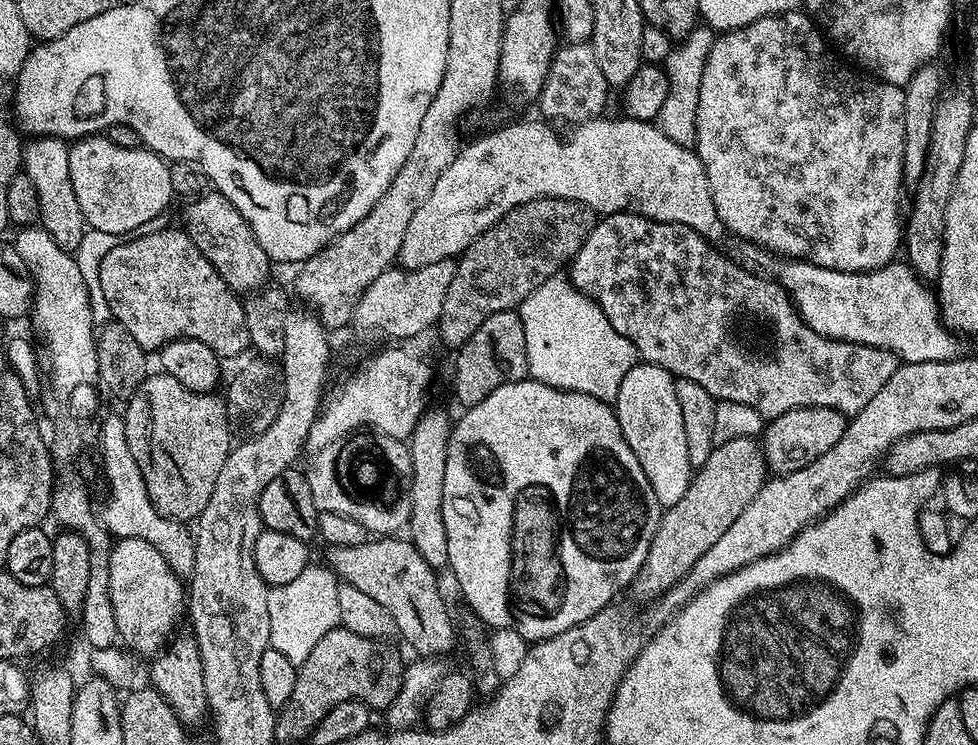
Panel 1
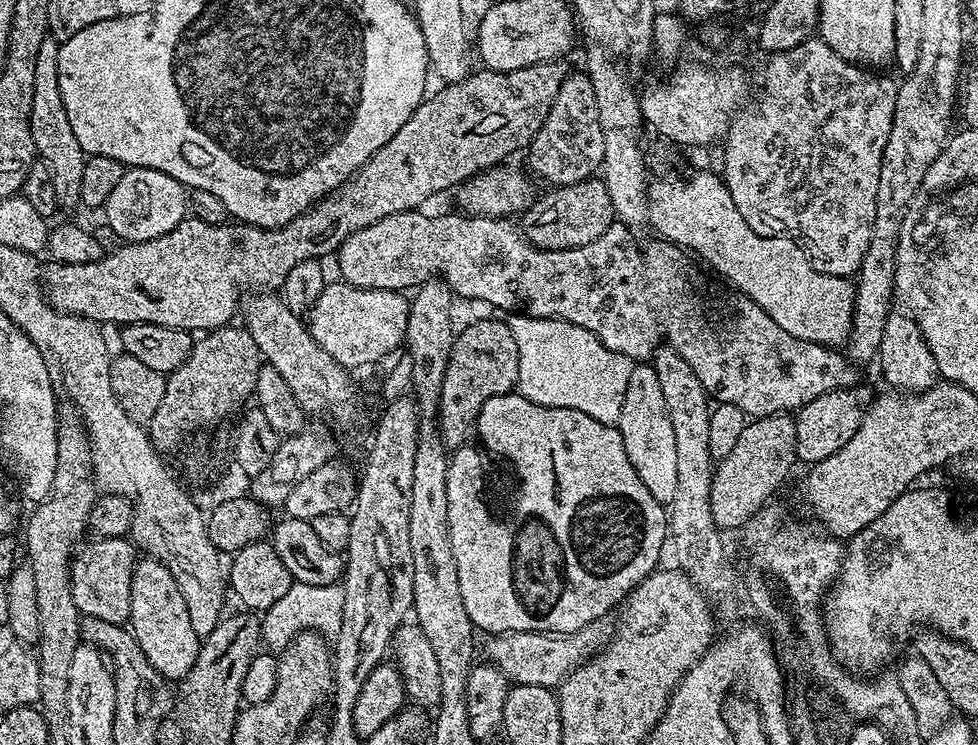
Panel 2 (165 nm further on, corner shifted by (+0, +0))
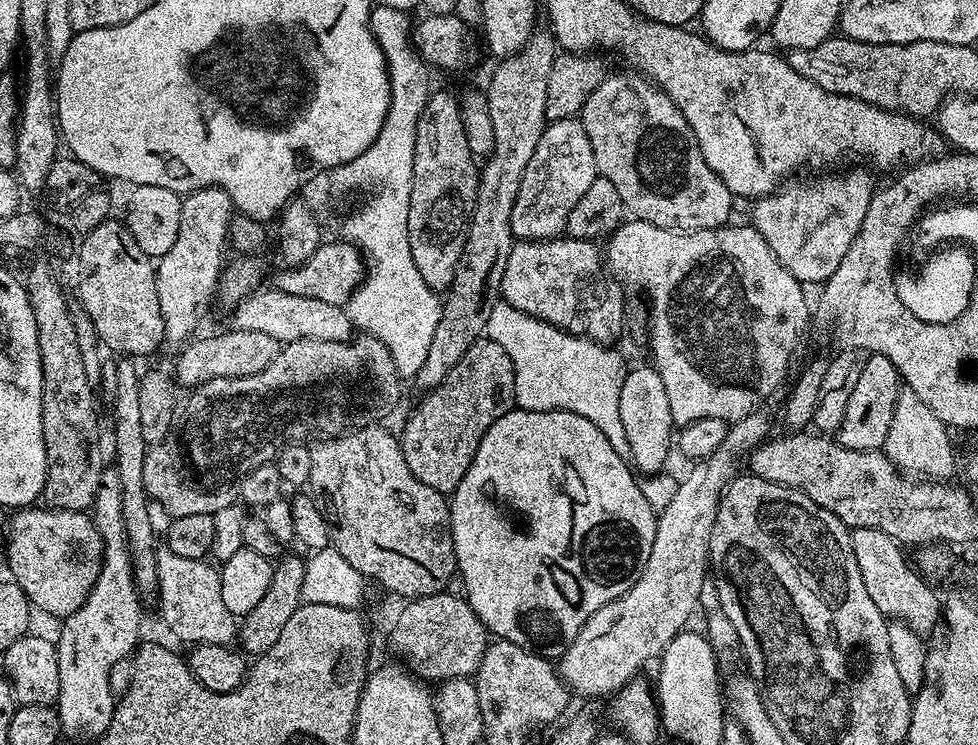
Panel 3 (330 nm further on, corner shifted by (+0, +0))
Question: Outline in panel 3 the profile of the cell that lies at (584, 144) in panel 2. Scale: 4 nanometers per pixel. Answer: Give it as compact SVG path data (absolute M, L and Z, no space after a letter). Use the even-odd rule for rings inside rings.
M578 118L551 121L538 142L538 150L534 150L534 158L530 158L530 166L526 166L526 174L522 174L522 186L518 186L518 198L514 198L514 210L510 210L513 237L516 240L550 240L559 237L568 225L570 210L574 210L578 198L590 190L590 182L594 182L597 175L594 150L590 150L590 138L586 138L582 122Z

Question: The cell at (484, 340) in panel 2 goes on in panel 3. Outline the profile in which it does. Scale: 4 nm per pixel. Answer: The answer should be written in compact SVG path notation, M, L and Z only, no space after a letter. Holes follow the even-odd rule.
M487 338L475 340L439 386L427 389L421 396L424 397L420 405L404 424L404 433L398 436L402 454L410 474L414 474L418 482L451 494L458 482L462 482L462 474L470 470L482 434L486 434L502 414L512 411L516 403L514 362L510 362L510 354L506 354L498 342Z

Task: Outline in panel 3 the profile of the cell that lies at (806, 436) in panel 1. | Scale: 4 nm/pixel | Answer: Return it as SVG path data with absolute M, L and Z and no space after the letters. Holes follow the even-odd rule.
M879 354L867 357L858 384L846 405L845 417L838 429L838 442L850 450L870 450L875 452L883 449L886 434L890 431L890 421L894 418L894 402L898 398L902 381L900 372L890 362L890 358Z

